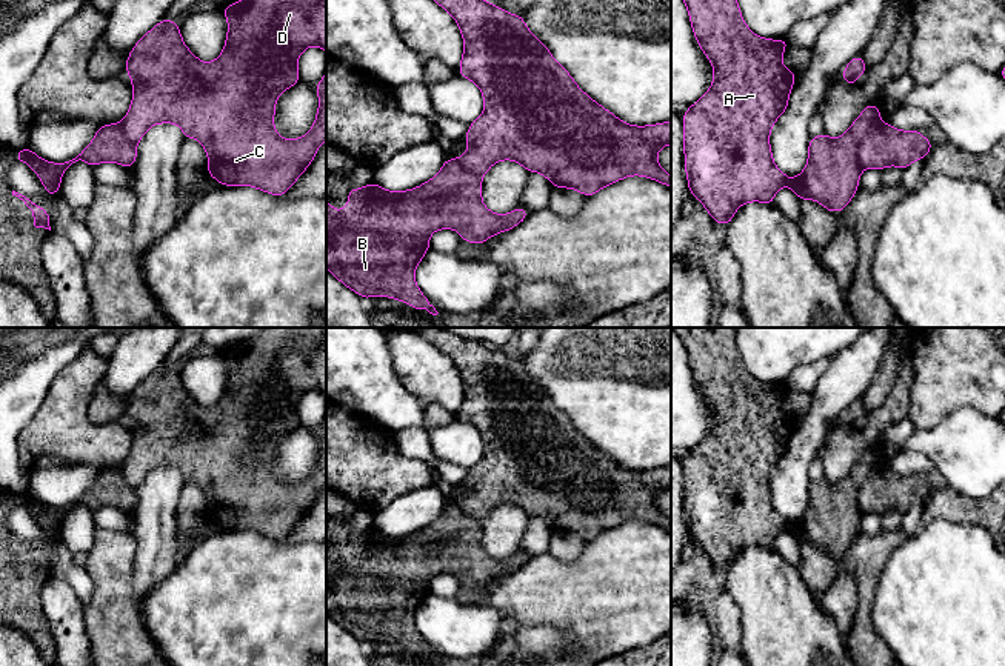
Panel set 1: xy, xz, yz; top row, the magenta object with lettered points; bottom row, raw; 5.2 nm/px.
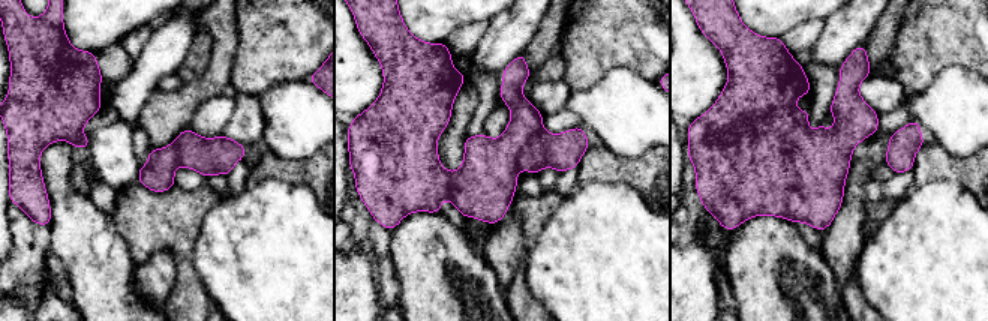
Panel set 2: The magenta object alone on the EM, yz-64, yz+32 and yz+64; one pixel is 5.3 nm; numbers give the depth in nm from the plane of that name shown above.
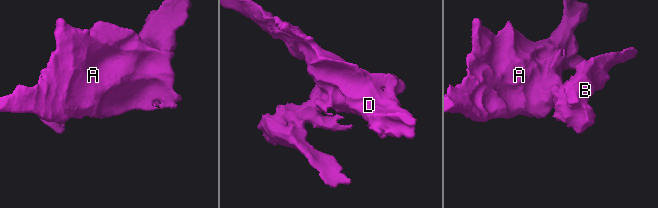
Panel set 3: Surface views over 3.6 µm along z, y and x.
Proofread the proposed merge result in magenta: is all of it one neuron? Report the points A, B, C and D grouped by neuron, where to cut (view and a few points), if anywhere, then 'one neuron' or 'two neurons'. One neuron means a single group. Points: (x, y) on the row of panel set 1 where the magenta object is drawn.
A C D / B | yz (879, 122), (861, 143), (858, 153), (861, 168) | two neurons

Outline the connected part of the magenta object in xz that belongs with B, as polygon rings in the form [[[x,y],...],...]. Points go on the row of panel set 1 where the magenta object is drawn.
[[[445,158],[440,172],[414,189],[386,191],[371,181],[360,189],[348,188],[348,198],[343,211],[336,211],[326,200],[329,272],[365,300],[383,295],[406,301],[412,309],[426,309],[432,315],[439,312],[414,280],[417,265],[429,251],[429,235],[437,229],[456,229],[465,243],[483,245],[529,215],[522,206],[503,215],[491,212],[482,201],[482,178],[465,171],[454,158]]]

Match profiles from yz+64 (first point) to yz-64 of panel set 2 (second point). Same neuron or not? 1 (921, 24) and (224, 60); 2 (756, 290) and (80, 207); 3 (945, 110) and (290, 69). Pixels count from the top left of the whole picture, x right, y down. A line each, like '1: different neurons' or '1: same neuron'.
1: different neurons
2: same neuron
3: different neurons

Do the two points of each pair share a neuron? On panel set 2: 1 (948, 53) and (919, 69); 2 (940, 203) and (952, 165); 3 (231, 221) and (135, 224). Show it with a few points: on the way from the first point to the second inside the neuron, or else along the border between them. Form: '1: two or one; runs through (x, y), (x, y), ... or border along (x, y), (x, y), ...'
1: one; runs through (940, 53), (936, 53), (927, 62)
2: two; border along (913, 188), (936, 180), (955, 180), (972, 192)
3: two; border along (222, 197), (203, 221), (195, 240), (194, 257)

